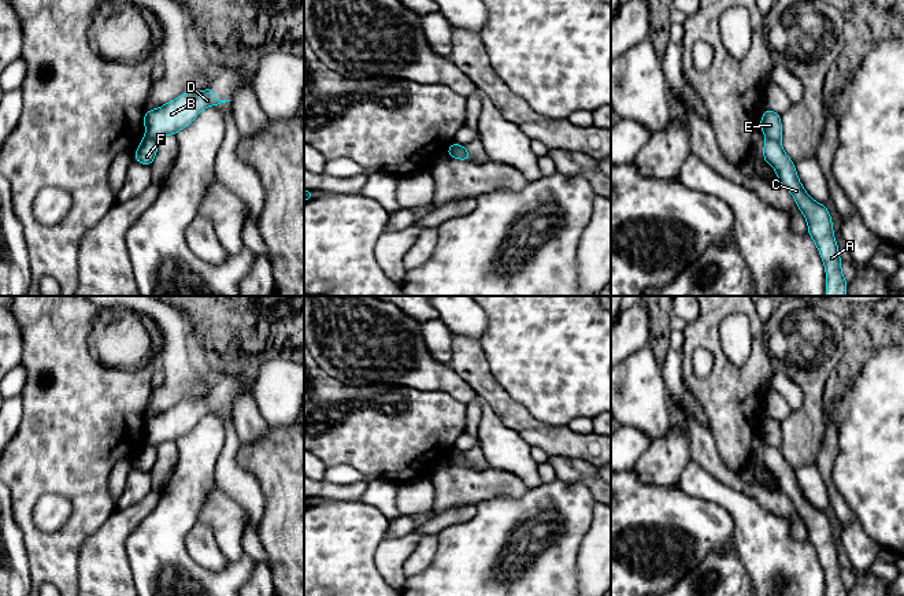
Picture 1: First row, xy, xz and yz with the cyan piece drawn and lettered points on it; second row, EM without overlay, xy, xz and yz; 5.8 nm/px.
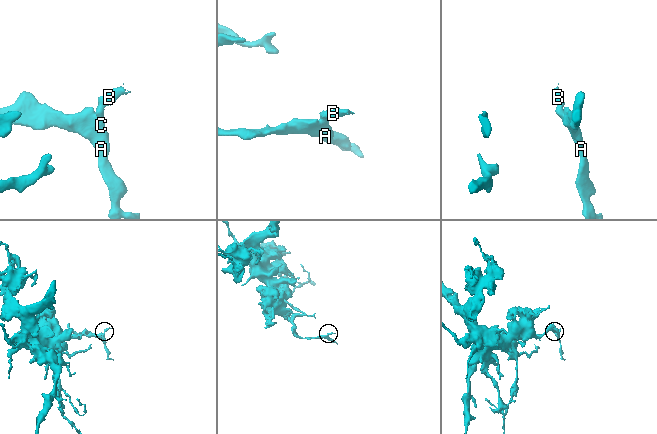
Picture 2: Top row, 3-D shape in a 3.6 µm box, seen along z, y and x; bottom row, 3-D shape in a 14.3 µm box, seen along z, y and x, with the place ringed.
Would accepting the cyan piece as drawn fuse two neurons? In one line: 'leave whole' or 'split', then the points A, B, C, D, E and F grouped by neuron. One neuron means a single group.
split; A C F / B D E

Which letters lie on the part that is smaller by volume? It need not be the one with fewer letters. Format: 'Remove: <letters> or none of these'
Remove: B, D, E

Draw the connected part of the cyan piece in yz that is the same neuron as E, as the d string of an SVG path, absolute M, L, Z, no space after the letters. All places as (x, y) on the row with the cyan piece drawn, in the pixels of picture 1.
M766 110L762 114L760 129L764 133L766 138L781 141L782 137L781 115L774 111Z

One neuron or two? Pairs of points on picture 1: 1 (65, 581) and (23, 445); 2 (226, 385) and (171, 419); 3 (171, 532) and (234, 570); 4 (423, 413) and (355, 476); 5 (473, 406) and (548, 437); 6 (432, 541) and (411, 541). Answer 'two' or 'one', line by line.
1: one
2: one
3: one
4: two
5: two
6: two

